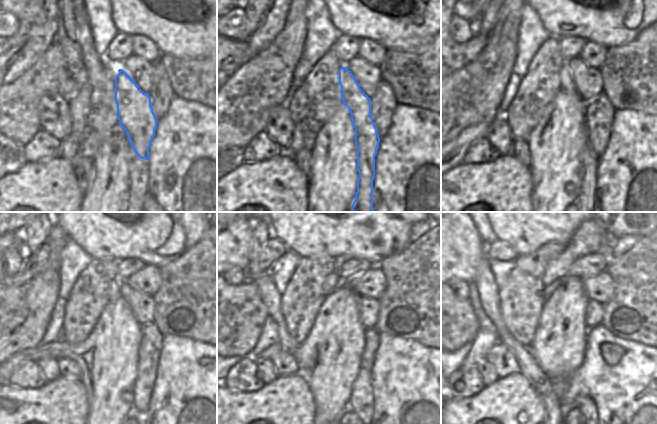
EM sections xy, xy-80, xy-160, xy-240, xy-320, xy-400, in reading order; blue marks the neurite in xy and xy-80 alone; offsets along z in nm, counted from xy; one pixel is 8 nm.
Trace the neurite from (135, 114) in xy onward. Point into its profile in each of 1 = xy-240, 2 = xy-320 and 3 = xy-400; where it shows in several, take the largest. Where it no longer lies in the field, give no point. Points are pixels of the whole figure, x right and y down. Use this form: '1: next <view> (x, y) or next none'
1: next xy-240 (114, 293)
2: next xy-320 (332, 280)
3: next xy-400 (590, 237)

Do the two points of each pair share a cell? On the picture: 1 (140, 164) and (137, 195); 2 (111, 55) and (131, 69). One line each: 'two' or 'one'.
1: one
2: two

